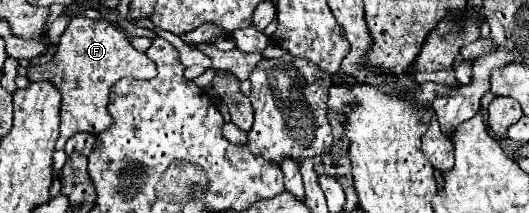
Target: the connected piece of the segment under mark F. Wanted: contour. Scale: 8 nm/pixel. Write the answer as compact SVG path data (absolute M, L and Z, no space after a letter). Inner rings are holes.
M74 16L60 38L58 52L46 64L30 64L28 80L30 82L52 82L62 94L60 110L60 138L56 150L64 150L64 144L70 136L78 132L98 134L104 128L110 128L108 114L108 94L114 82L124 76L134 76L140 80L150 80L156 76L154 62L148 60L144 52L138 52L126 38L124 30L110 24L108 20L90 20L84 16Z

